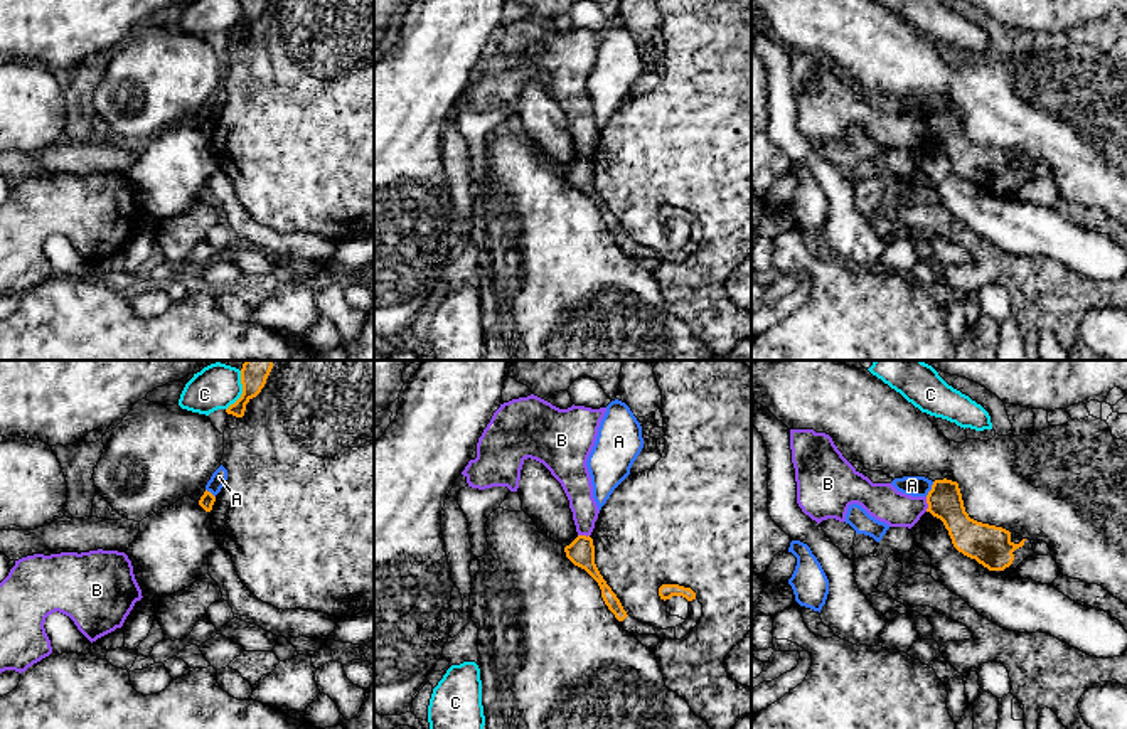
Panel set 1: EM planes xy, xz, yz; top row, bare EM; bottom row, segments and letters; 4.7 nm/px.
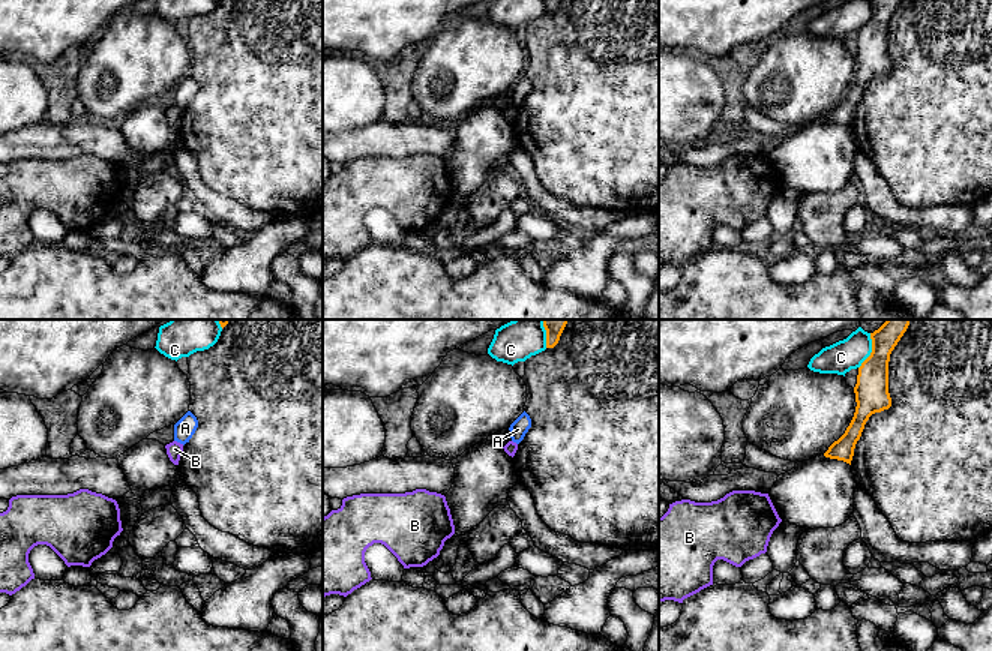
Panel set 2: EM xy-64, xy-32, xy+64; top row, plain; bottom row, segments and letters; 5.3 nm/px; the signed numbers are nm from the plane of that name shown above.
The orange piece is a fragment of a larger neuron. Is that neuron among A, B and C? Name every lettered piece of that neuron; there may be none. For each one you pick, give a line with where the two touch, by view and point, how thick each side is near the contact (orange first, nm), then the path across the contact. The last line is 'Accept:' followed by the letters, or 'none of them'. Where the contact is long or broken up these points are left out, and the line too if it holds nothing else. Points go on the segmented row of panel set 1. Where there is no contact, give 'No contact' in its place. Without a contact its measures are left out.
Accept: none of them

